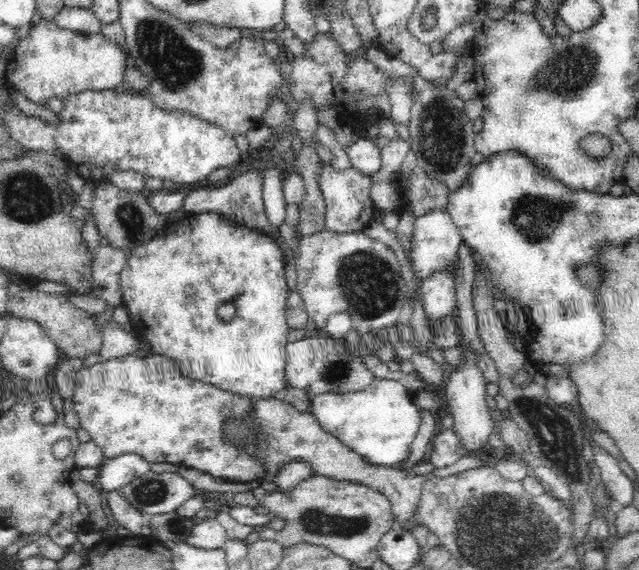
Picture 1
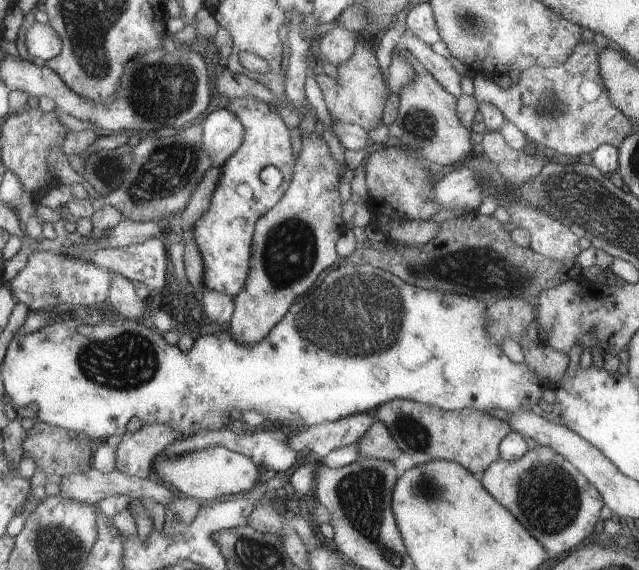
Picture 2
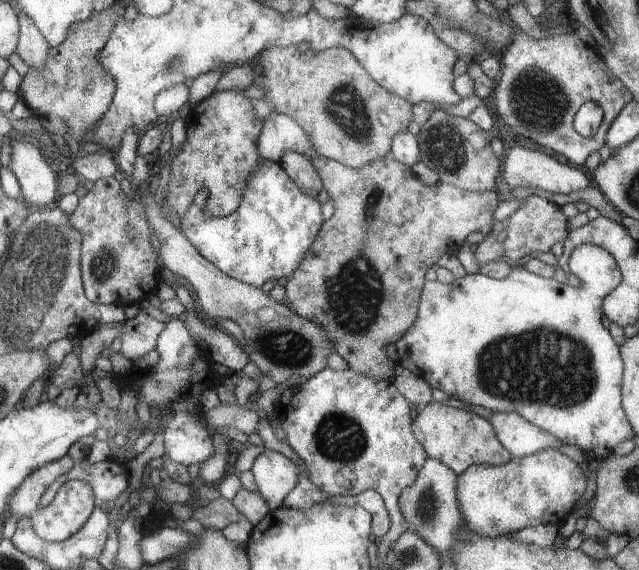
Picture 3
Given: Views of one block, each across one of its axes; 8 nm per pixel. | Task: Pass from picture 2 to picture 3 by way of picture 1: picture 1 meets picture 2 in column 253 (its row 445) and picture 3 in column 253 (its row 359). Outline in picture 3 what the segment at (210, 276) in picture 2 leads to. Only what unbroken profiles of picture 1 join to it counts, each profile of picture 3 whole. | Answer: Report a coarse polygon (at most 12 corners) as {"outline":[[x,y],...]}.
{"outline":[[234,89],[187,112],[166,209],[241,207],[263,120]]}

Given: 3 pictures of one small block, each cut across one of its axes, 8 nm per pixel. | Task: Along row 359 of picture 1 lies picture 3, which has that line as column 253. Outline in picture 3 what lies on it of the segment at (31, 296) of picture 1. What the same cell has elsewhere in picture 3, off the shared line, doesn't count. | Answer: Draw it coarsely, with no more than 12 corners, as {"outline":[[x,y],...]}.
{"outline":[[266,48],[252,85],[319,156],[389,156],[412,104],[347,49]]}

